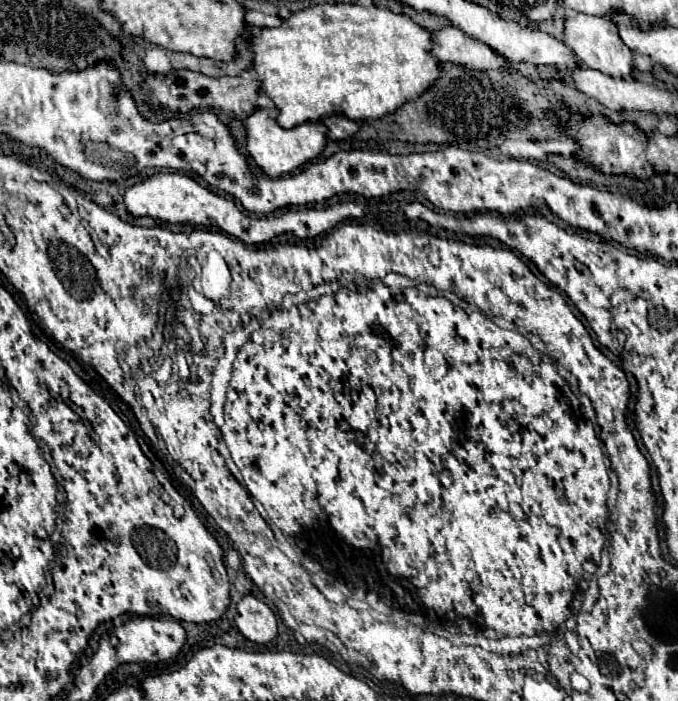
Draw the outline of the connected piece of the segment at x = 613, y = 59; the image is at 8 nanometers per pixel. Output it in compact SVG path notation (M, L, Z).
M574 13L572 17L566 17L564 21L564 43L578 55L578 59L596 71L602 71L616 79L628 79L632 71L632 51L624 45L624 41L618 35L618 27L612 21L606 21L602 17Z

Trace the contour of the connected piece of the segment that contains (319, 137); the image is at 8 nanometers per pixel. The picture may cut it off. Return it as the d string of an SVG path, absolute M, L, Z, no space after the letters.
M260 107L244 119L246 129L246 149L256 165L270 177L280 177L304 165L306 161L318 157L326 143L326 127L322 123L302 123L292 129L282 129L276 123L276 107Z

